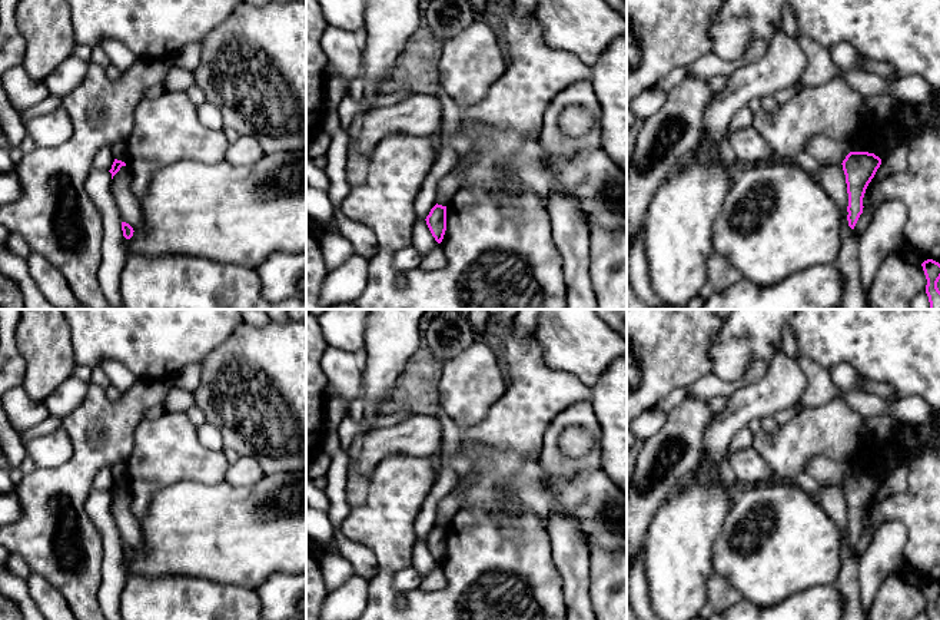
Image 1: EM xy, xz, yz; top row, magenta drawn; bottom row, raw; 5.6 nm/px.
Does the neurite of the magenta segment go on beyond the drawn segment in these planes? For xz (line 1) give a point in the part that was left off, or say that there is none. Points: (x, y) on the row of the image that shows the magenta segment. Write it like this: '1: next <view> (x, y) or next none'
1: next none

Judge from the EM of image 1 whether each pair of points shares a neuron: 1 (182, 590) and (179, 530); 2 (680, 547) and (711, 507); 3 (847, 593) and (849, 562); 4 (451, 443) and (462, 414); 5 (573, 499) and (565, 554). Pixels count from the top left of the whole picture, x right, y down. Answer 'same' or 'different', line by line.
1: different
2: same
3: same
4: different
5: different

